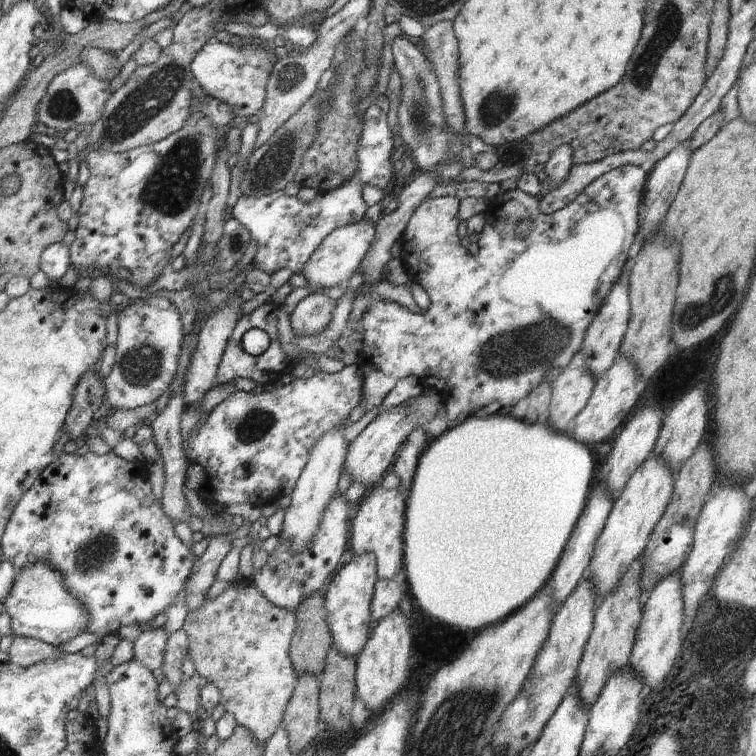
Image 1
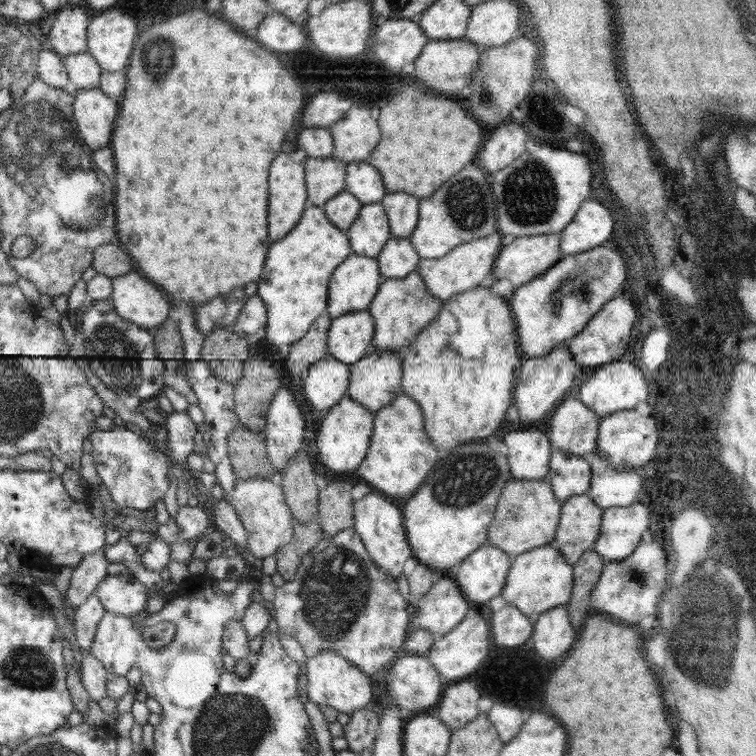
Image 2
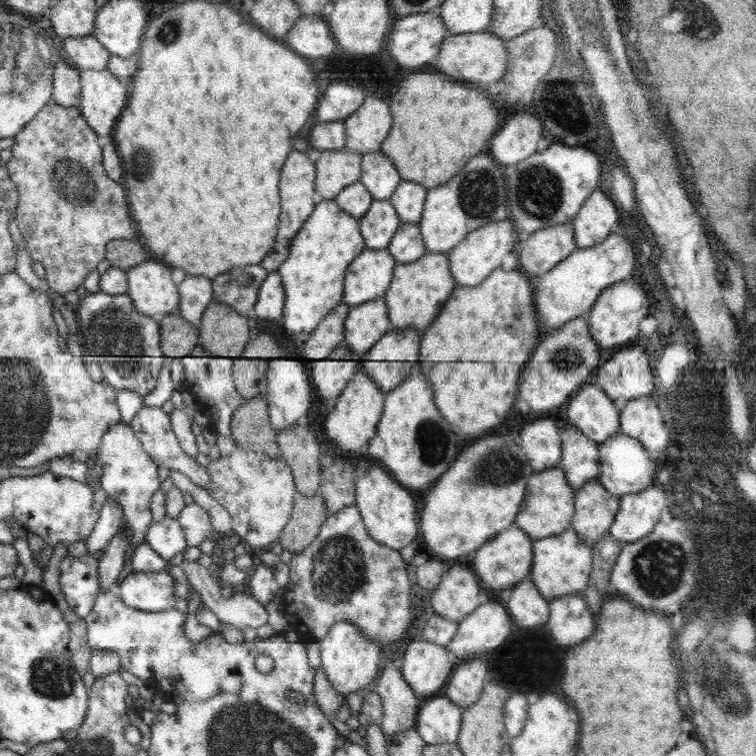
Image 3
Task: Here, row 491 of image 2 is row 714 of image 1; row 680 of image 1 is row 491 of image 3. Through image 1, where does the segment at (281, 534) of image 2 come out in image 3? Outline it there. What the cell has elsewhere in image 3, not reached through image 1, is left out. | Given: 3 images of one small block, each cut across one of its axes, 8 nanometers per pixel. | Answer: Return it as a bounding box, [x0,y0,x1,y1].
[206,445,296,550]

